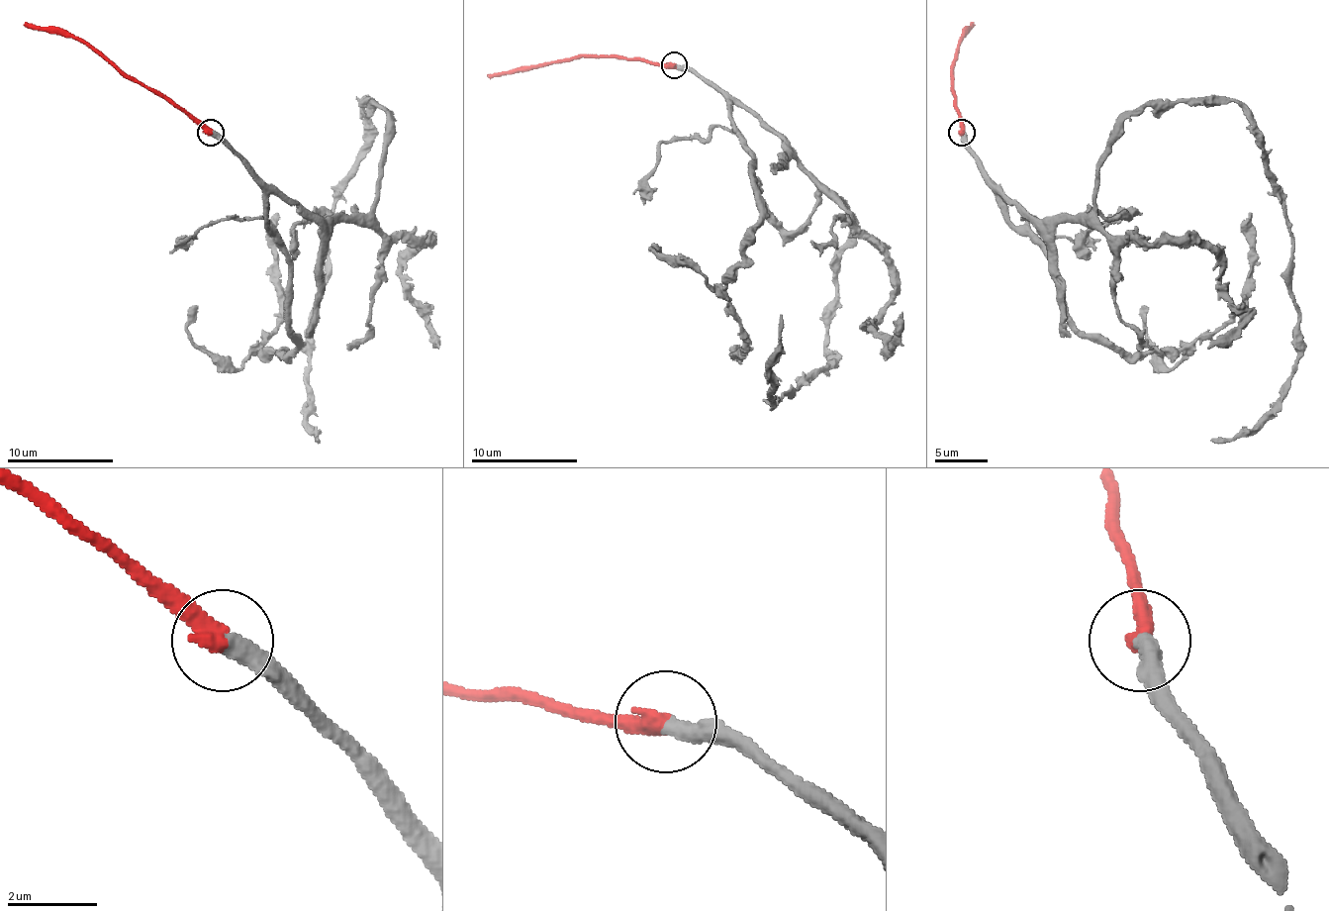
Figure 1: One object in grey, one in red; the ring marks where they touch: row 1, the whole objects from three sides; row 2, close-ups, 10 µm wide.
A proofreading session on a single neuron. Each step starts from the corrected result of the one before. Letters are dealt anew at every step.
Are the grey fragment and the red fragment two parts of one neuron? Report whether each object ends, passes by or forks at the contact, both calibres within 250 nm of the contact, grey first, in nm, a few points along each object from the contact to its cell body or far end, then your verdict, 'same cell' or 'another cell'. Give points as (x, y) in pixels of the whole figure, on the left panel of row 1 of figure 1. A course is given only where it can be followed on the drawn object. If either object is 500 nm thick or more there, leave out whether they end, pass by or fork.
grey ends; red ends; calibres 400 and 460 nm; course grey (211, 133), (320, 220), (359, 220), (386, 114), (365, 101), (309, 319), (317, 441); course red (211, 133), (155, 93), (124, 77), (84, 43), (23, 24); same cell

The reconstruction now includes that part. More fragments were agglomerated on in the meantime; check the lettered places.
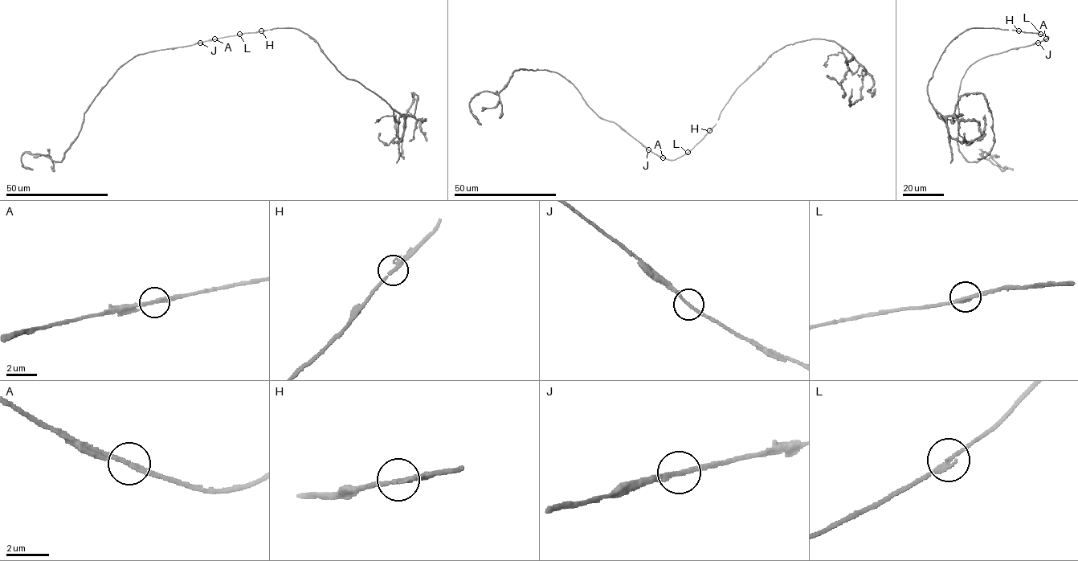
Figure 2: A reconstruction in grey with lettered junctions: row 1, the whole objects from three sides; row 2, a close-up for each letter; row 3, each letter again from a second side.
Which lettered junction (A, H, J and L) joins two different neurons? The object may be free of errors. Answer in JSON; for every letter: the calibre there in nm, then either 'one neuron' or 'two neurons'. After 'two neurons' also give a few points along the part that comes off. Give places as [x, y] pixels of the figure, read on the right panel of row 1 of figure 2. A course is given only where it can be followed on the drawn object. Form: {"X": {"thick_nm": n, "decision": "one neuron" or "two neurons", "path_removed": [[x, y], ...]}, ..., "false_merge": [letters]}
{"A": {"thick_nm": 200, "decision": "one neuron"}, "H": {"thick_nm": 220, "decision": "one neuron"}, "J": {"thick_nm": 200, "decision": "one neuron"}, "L": {"thick_nm": 220, "decision": "one neuron"}, "false_merge": []}

